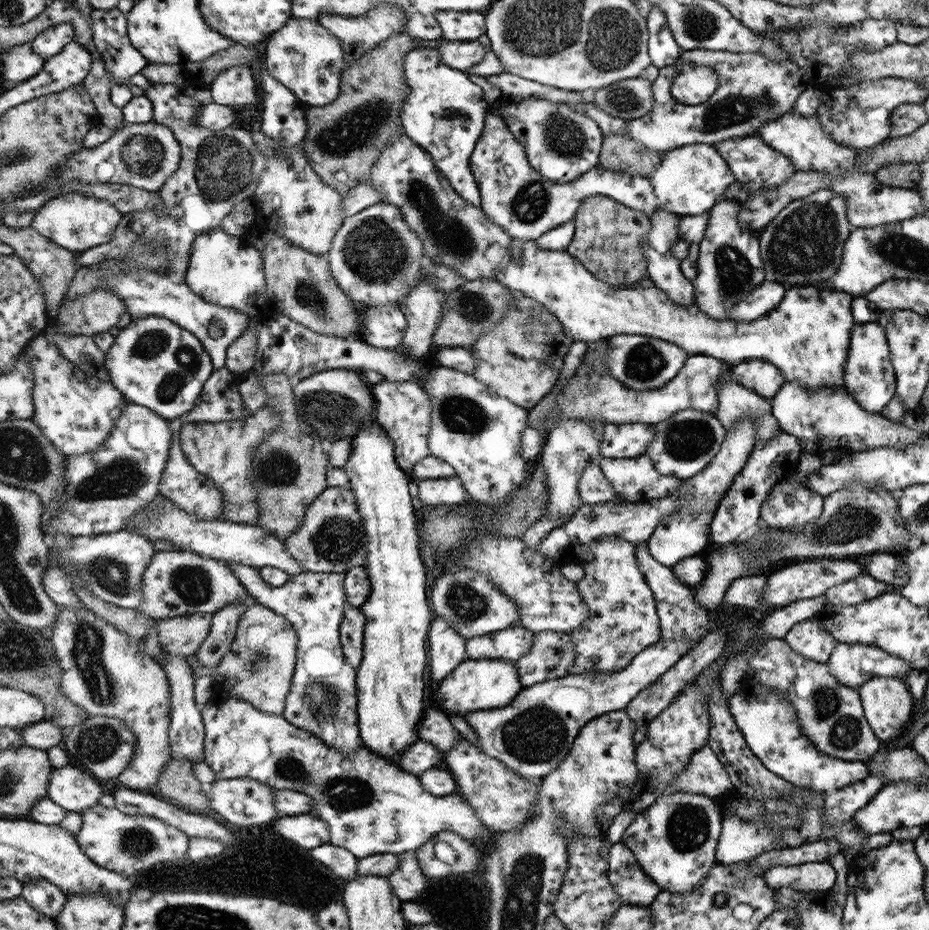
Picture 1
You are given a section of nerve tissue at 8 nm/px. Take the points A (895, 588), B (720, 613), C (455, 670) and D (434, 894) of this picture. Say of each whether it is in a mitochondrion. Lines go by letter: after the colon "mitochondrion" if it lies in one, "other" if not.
A: other
B: other
C: other
D: other

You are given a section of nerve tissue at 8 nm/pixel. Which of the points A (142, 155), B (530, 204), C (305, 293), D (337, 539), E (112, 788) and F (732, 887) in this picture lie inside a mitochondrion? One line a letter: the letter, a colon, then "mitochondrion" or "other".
A: mitochondrion
B: mitochondrion
C: mitochondrion
D: mitochondrion
E: other
F: mitochondrion

